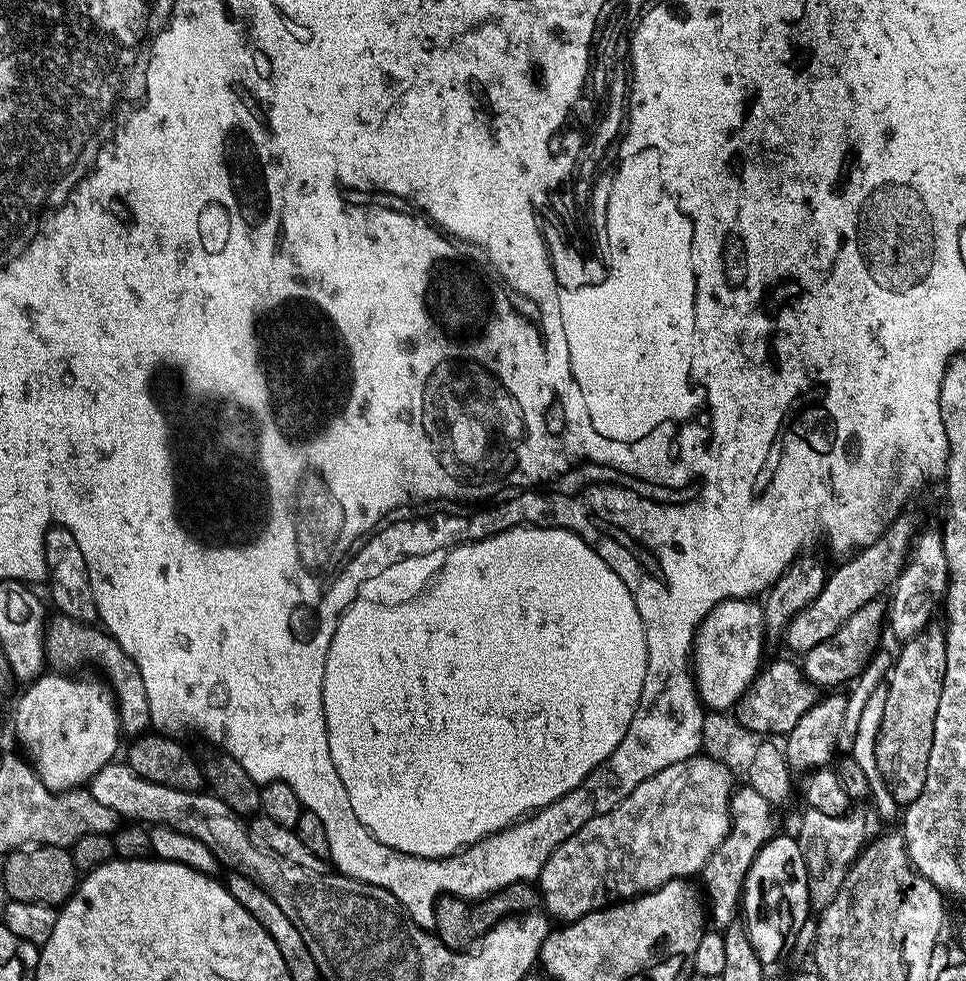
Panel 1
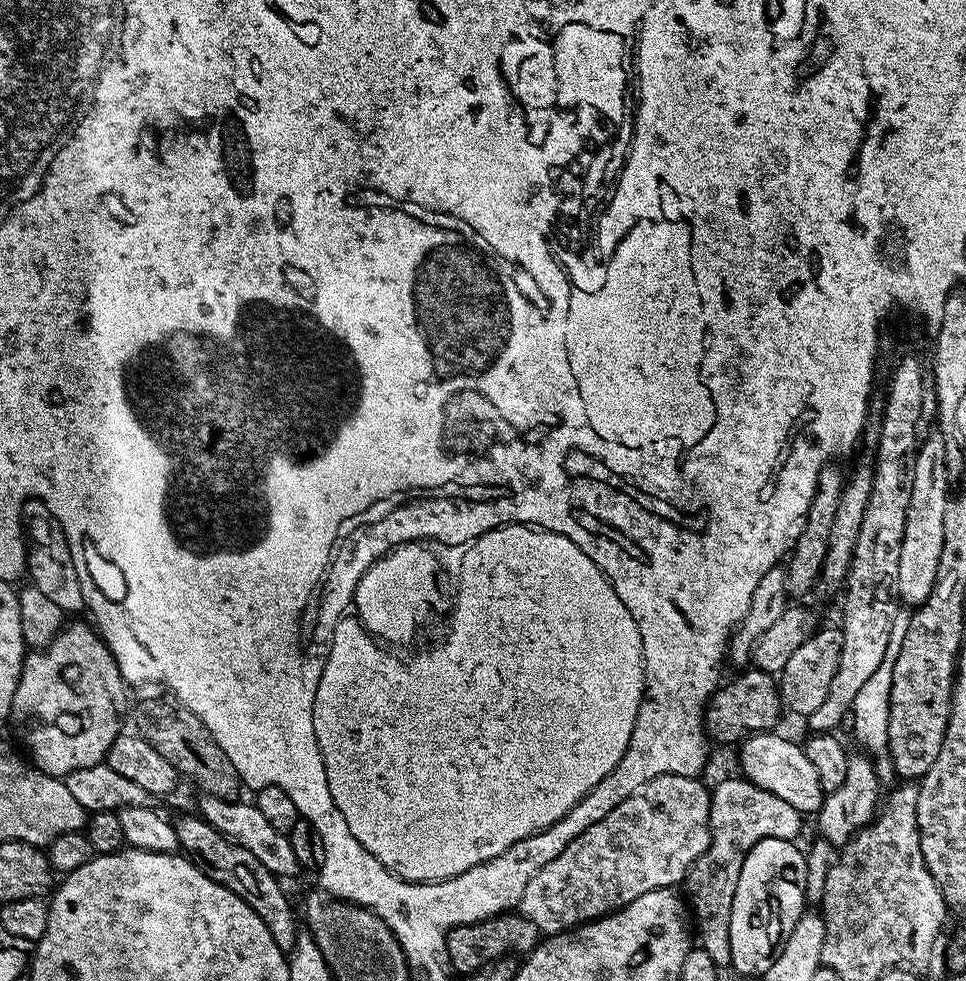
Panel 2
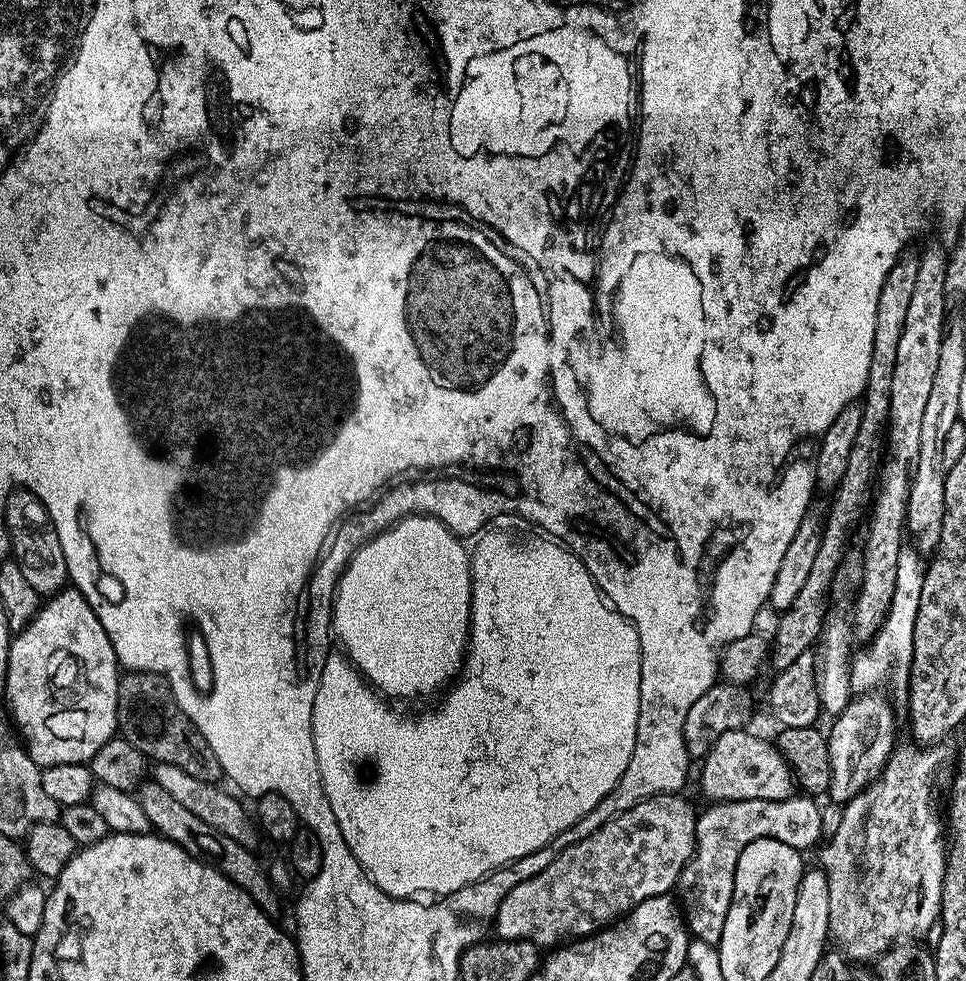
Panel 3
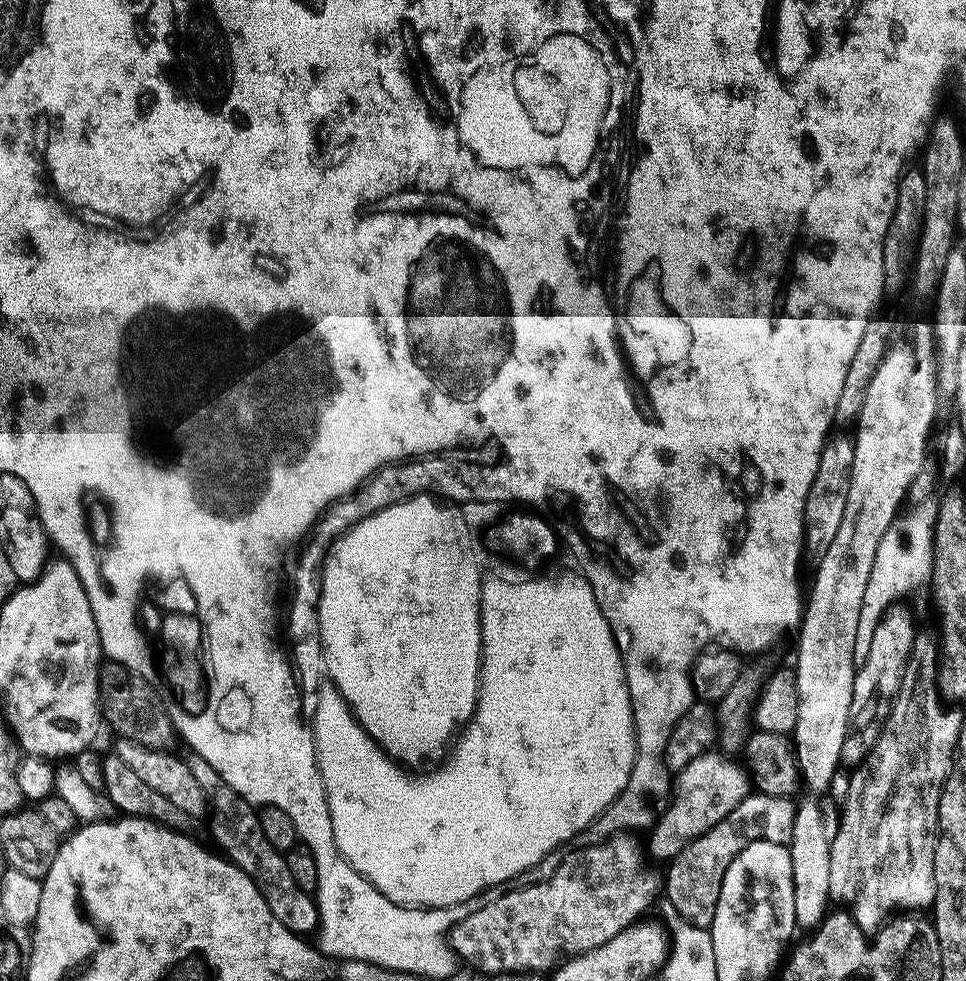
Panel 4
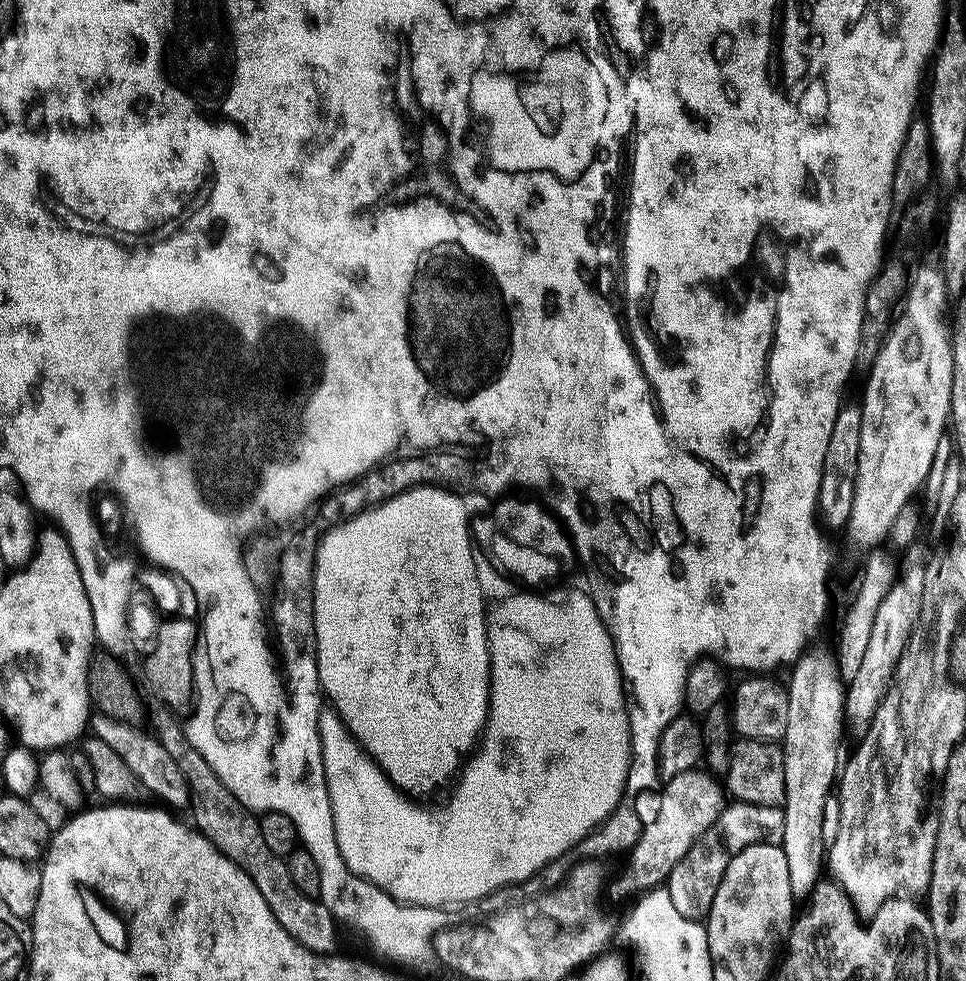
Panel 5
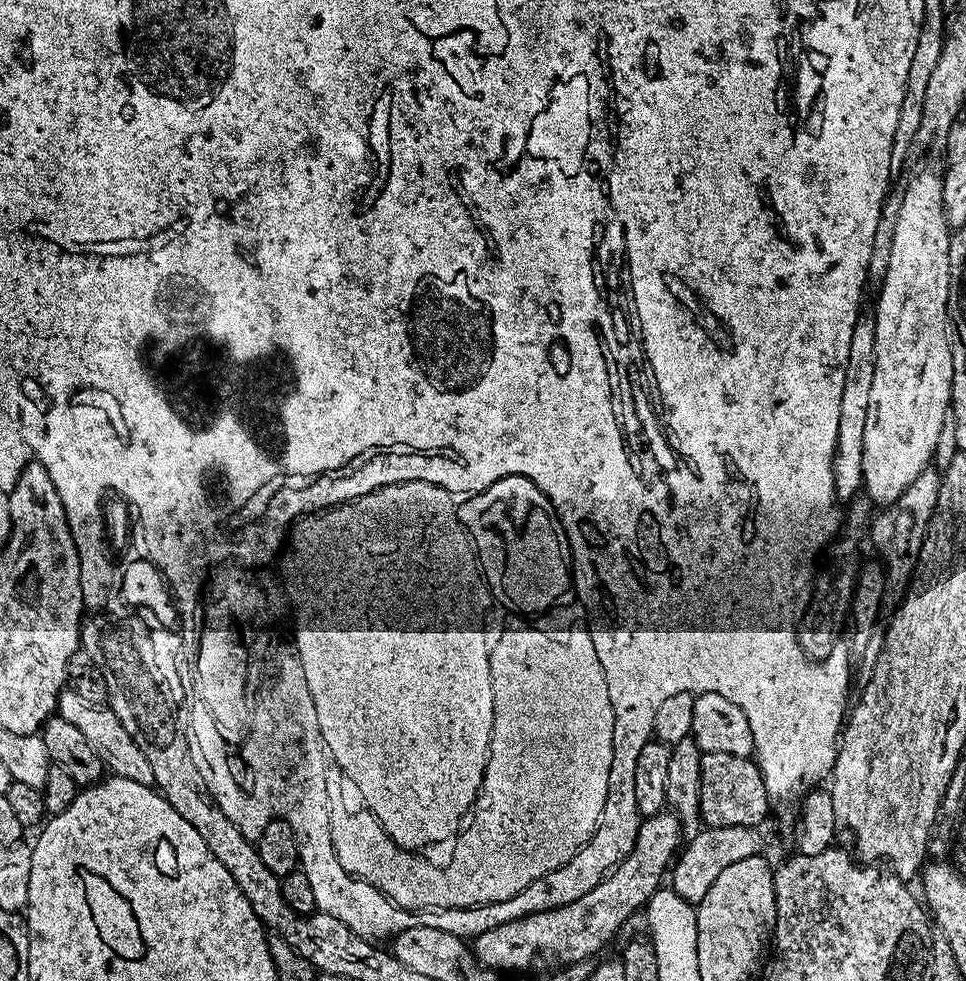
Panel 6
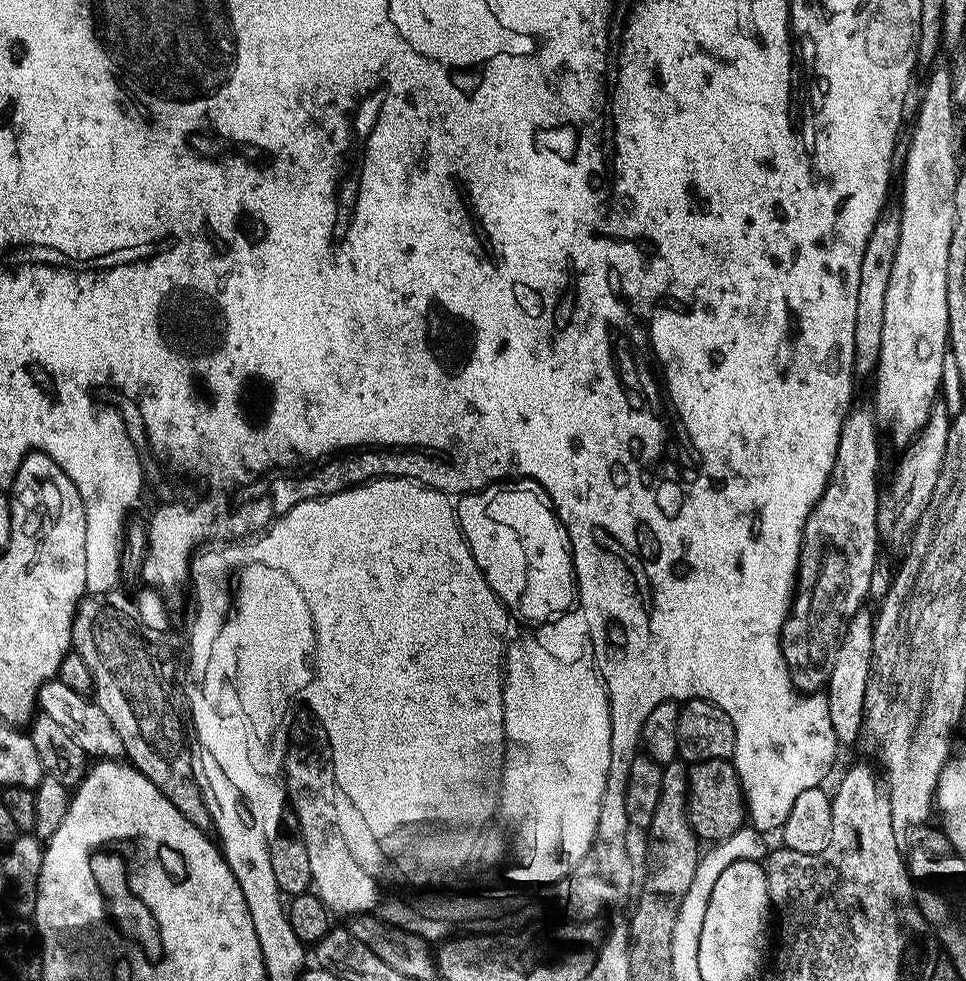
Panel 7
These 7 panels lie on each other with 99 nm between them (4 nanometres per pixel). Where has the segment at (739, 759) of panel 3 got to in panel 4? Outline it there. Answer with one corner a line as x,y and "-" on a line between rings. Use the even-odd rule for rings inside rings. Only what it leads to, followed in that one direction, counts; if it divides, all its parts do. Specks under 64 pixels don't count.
709,750
694,758
679,771
678,786
674,788
670,806
659,818
650,838
651,854
656,858
671,860
694,837
712,829
730,814
739,802
751,795
752,782
747,769
733,757
720,750

